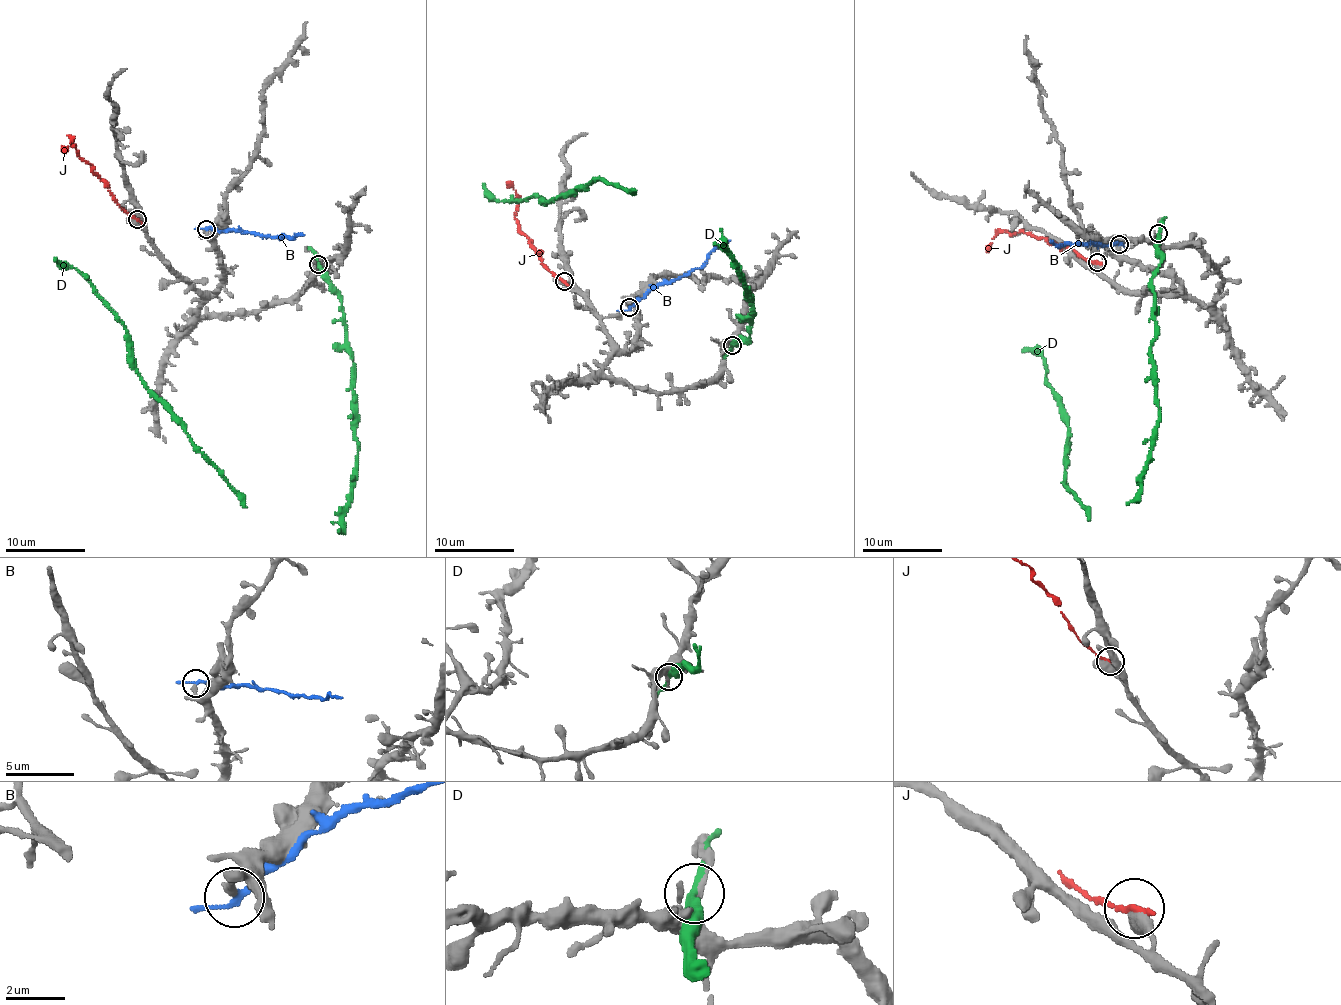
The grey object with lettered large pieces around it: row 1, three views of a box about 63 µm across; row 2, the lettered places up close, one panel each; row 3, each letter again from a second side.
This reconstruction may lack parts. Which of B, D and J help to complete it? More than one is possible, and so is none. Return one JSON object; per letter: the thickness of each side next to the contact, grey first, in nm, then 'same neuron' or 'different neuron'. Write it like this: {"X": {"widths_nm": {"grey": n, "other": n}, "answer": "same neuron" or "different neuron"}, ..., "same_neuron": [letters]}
{"B": {"widths_nm": {"grey": 260, "other": 200}, "answer": "different neuron"}, "D": {"widths_nm": {"grey": 190, "other": 320}, "answer": "different neuron"}, "J": {"widths_nm": {"grey": 480, "other": 220}, "answer": "different neuron"}, "same_neuron": []}

